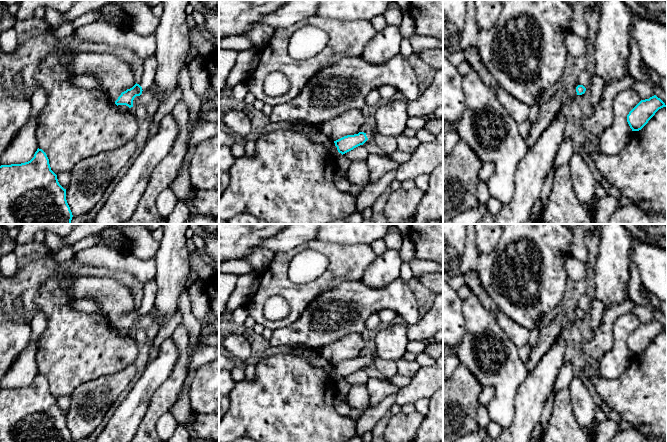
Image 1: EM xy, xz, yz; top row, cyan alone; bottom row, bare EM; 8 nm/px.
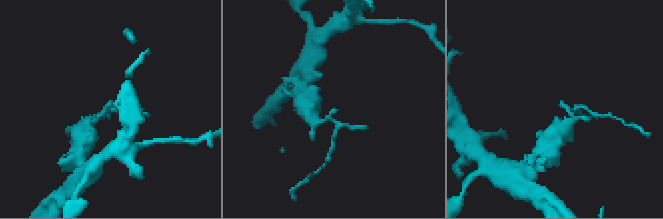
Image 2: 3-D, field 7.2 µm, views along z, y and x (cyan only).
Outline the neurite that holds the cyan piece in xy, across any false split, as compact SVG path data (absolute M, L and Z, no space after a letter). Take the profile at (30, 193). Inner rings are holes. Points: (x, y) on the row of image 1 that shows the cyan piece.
M38 148L28 162L0 166L0 224L71 224L72 217L66 189L59 184L42 149Z

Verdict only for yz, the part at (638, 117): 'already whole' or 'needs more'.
already whole

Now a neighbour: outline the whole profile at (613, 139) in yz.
M633 89L618 92L613 100L613 120L599 135L599 149L606 155L618 154L633 133L627 122L629 112L641 101Z

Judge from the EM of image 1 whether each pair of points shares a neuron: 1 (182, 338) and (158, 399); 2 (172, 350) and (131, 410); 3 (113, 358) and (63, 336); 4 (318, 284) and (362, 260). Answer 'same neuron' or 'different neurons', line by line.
1: same neuron
2: same neuron
3: same neuron
4: same neuron

